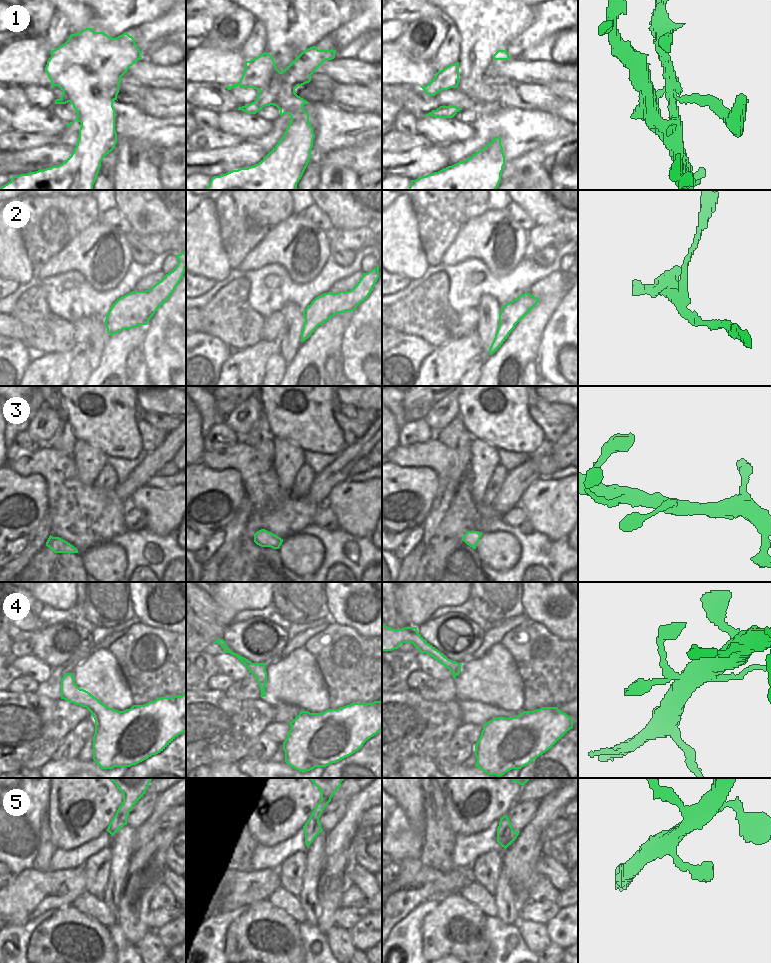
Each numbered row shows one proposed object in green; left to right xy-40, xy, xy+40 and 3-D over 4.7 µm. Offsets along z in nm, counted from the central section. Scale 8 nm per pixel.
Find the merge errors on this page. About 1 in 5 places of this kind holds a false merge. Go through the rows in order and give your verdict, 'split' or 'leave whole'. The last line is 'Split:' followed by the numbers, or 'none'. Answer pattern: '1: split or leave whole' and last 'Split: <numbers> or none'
1: leave whole
2: split
3: leave whole
4: leave whole
5: leave whole
Split: 2

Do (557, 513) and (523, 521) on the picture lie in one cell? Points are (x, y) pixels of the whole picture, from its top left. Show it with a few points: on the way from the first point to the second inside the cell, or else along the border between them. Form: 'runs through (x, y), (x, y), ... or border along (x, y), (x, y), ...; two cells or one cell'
border along (518, 504), (525, 512), (534, 530); two cells

